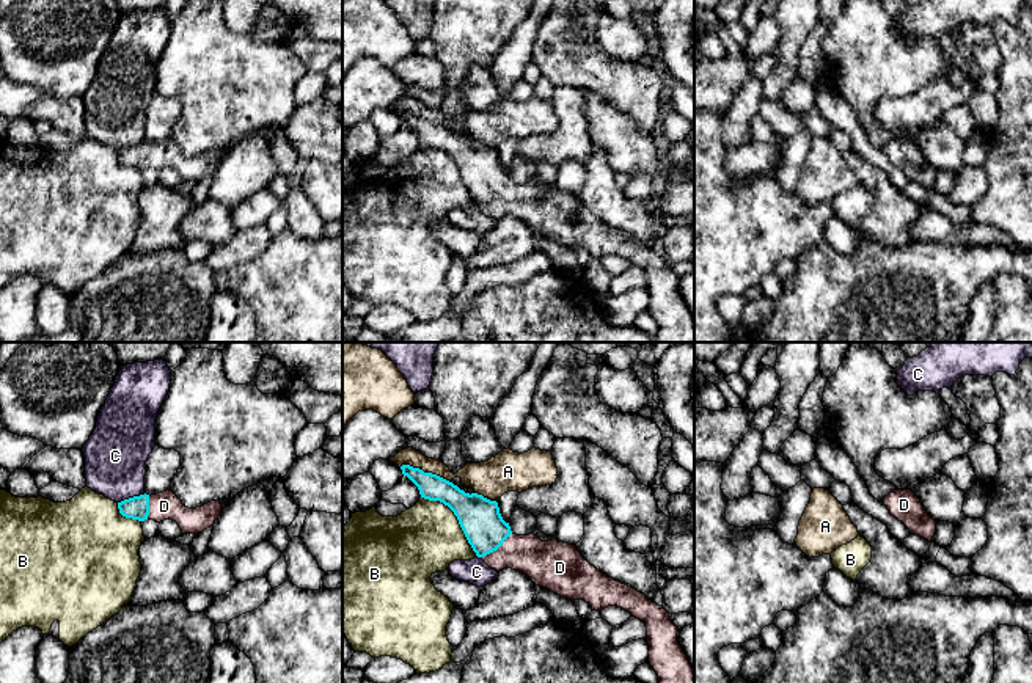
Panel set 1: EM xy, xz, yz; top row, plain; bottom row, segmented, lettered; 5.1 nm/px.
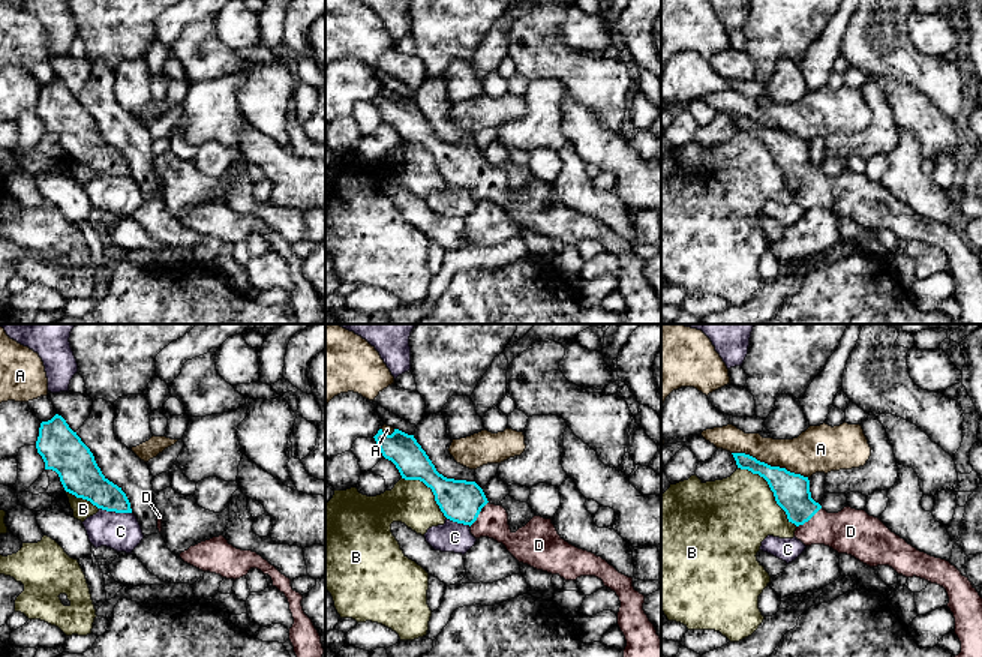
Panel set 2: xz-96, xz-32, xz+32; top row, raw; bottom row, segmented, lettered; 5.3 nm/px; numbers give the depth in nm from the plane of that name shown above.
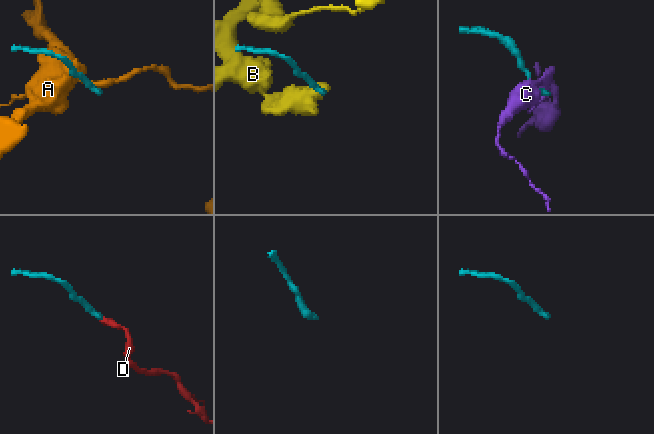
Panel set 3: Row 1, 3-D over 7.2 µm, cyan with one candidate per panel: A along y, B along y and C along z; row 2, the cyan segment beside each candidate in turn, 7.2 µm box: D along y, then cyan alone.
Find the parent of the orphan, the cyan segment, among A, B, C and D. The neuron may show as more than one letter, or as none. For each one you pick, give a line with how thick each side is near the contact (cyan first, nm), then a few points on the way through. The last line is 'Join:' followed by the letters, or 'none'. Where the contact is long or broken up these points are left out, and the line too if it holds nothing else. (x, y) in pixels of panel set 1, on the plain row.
D: 220 nm thick on the cyan side, 200 nm on the other; runs through xz (479, 167), (497, 197), (526, 201), (542, 209)
Join: D

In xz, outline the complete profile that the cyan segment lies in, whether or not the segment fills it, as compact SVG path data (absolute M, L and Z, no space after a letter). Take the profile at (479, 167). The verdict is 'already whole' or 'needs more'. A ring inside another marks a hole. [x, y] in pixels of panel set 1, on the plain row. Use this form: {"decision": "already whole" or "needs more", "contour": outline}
{"decision": "needs more", "contour": "M402 113L401 118L418 135L421 146L440 149L454 160L473 199L490 217L496 220L504 217L517 218L529 225L536 234L548 237L567 248L584 248L592 259L617 254L642 268L647 275L649 311L658 323L653 342L694 342L694 317L682 294L677 290L679 276L669 268L669 261L663 254L658 254L636 237L598 220L581 204L575 193L559 190L554 185L542 190L534 182L514 182L509 171L503 168L496 149L490 149L478 141L465 141L452 130L410 113Z"}

